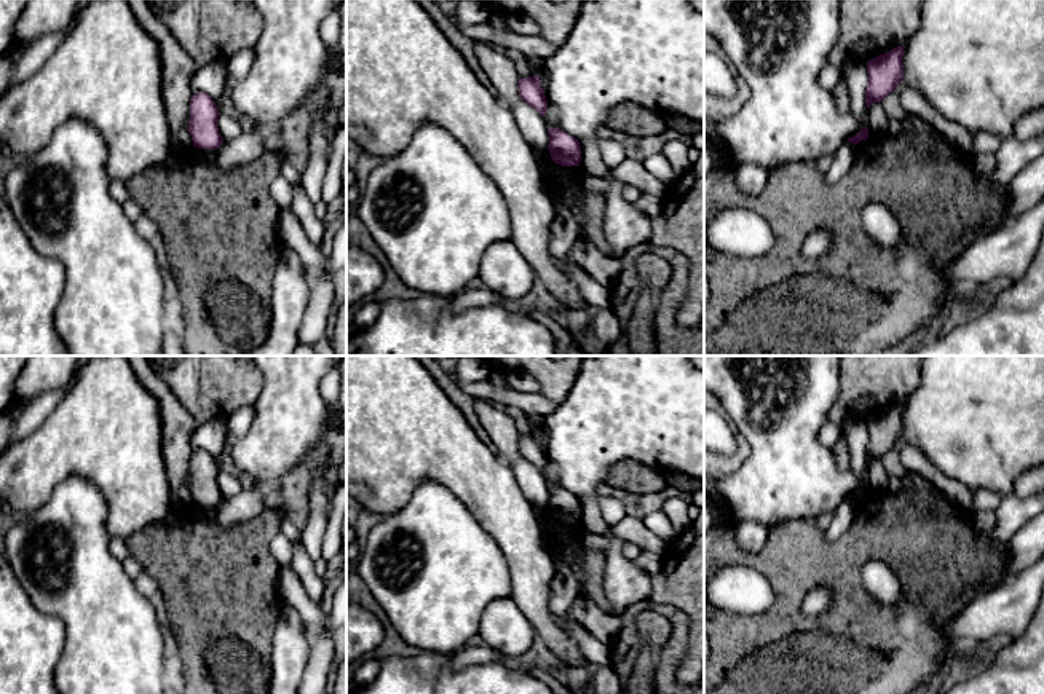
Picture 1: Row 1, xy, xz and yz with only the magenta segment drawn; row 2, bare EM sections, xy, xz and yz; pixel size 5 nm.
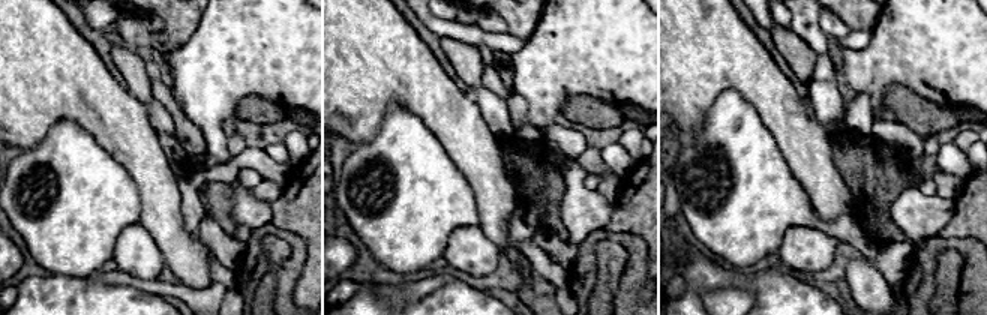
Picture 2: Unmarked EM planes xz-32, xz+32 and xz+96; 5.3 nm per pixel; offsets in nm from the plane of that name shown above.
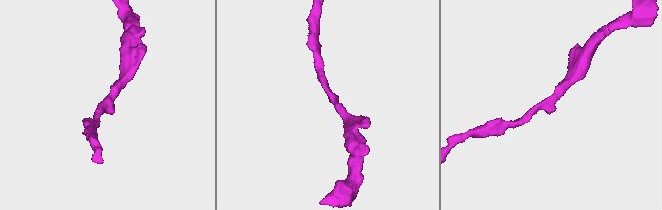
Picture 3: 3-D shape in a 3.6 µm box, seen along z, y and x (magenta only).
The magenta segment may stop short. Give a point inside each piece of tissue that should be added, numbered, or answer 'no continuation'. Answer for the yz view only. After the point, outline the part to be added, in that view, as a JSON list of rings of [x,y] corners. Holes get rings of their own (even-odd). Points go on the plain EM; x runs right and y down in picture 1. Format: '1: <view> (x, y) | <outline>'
no continuation

